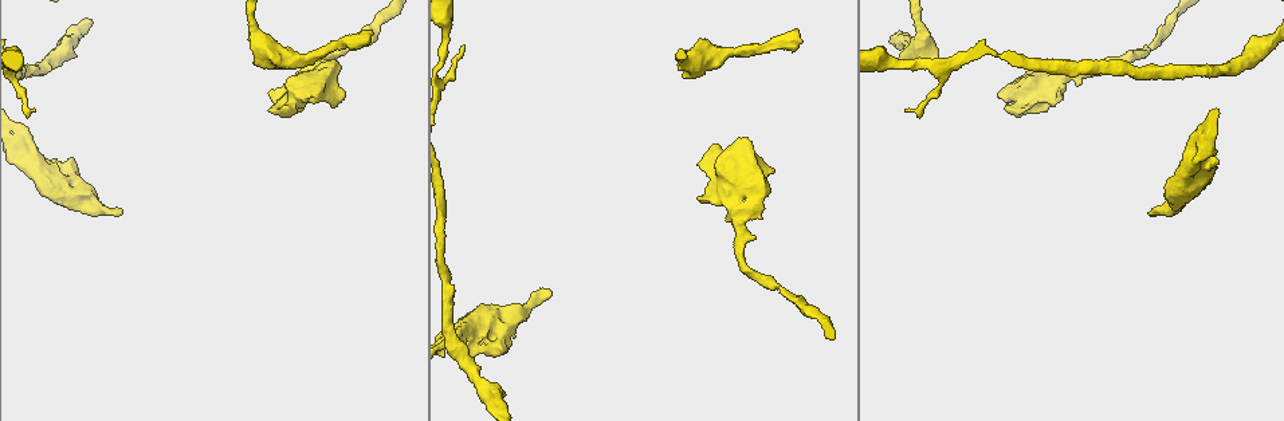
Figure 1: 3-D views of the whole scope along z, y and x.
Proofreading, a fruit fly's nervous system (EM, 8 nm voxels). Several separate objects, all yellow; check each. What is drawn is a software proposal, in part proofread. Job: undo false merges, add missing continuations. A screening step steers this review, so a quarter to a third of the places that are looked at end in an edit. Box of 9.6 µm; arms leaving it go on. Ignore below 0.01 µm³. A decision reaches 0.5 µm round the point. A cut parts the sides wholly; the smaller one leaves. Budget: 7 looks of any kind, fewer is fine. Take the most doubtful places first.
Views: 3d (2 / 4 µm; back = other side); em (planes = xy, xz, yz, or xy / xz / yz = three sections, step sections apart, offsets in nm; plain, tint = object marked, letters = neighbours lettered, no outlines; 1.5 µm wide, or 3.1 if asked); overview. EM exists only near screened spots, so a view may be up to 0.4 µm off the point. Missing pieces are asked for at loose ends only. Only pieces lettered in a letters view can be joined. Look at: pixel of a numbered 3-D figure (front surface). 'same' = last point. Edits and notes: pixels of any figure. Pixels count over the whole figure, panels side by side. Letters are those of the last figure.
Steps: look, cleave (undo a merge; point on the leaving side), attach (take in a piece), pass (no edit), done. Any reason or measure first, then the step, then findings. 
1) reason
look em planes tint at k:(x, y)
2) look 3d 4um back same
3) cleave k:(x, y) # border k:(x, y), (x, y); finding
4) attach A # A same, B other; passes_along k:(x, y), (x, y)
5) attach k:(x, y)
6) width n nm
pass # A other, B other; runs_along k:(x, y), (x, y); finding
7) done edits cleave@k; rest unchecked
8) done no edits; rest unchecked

thin end
look em planes letters at 1:(32, 110)

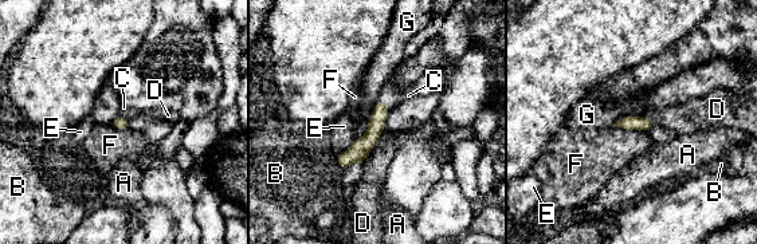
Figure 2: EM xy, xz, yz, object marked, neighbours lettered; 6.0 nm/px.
longest_contact G 260 nm
pass # A other, B other, C other, D other, E other, F other, G other; none of them fits

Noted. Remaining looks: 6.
free end
look 3d 2um back at 1:(552, 291)

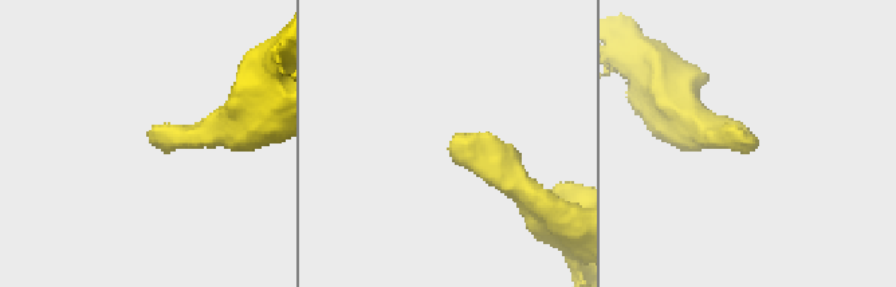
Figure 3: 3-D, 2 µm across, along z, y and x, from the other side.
look em planes letters at 3:(455, 139)

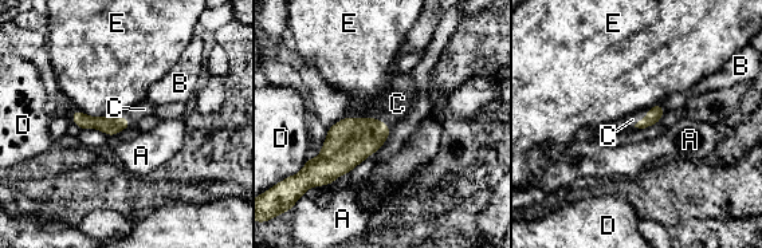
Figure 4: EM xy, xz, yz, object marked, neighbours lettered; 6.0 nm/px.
attach C # A other, B other, C same, D other, E other; passes_along 4:(654, 114), (644, 118), (632, 119); the neuron continues

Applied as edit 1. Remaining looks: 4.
sudden change in width
look em planes plain at 1:(334, 67)

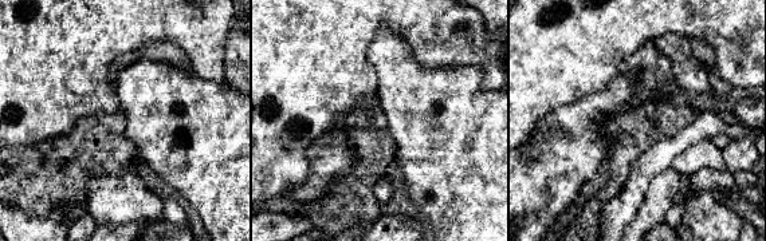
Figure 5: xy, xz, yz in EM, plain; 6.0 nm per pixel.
look em planes letters same

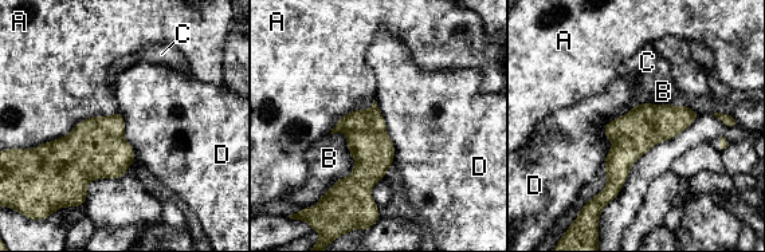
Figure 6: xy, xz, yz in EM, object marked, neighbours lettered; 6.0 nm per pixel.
longest_contact A 550 nm
pass # A other, B other, C other, D other; border 6:(636, 103), (605, 125), (603, 166); one neuron here

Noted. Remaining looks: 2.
done edits attach@4; rest unchecked

